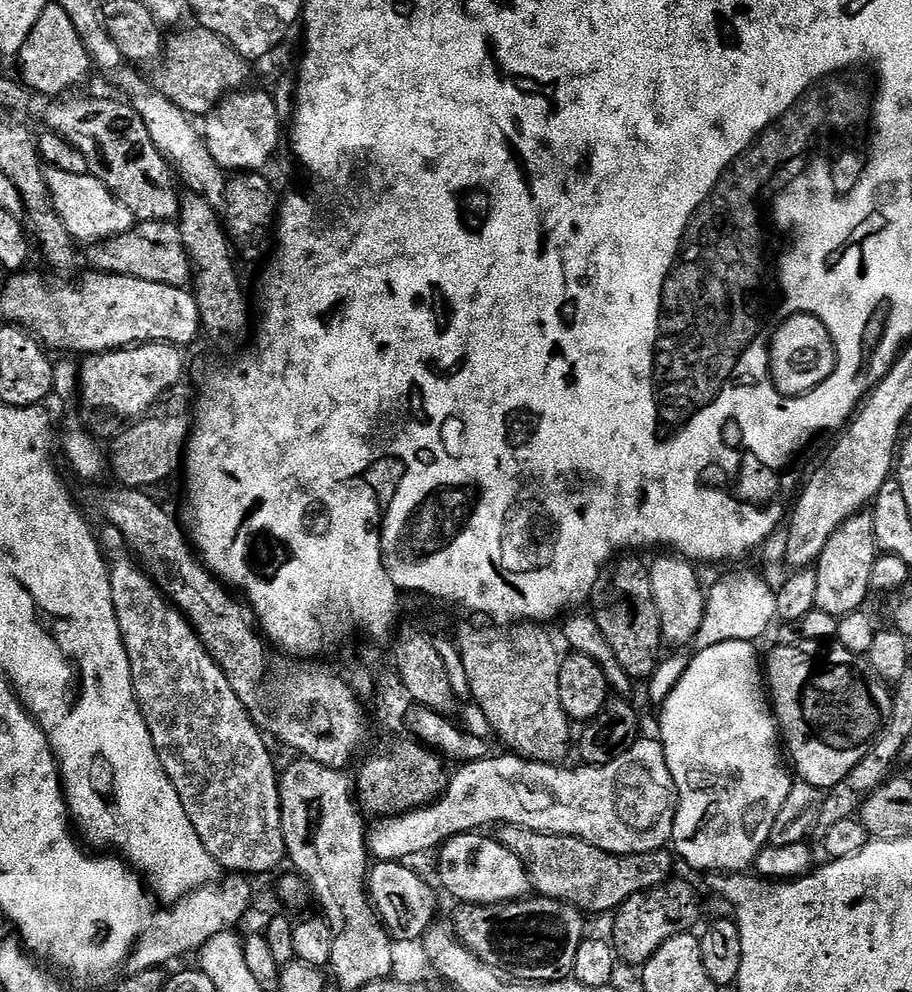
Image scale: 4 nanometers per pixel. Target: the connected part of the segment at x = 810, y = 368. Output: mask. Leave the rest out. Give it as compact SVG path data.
M798 314L784 321L776 333L772 335L772 347L769 348L770 366L774 386L786 398L798 398L812 392L838 366L838 358L834 350L834 342L826 330L826 326L818 318L810 314Z

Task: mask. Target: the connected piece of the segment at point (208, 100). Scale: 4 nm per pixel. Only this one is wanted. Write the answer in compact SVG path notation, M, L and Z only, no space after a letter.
M199 26L191 27L167 37L160 73L154 84L160 93L174 102L174 106L178 106L178 110L190 118L203 118L213 112L225 96L235 94L247 85L244 83L248 80L250 64L218 34Z

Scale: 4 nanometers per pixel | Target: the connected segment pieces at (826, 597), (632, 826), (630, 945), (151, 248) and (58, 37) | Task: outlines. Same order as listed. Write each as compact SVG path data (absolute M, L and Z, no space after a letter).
M859 511L846 522L842 522L842 526L838 526L834 534L830 534L826 550L822 550L819 560L814 565L818 578L816 610L837 618L861 611L868 600L868 591L873 591L874 588L872 575L877 555L871 511Z
M645 738L637 739L635 744L632 744L626 749L621 756L614 758L614 762L609 764L598 764L595 766L580 766L576 768L564 768L568 766L557 766L554 764L543 764L537 760L525 760L522 756L515 754L491 754L485 757L484 760L470 761L463 766L457 767L457 772L451 773L448 789L434 801L433 804L426 808L414 808L411 812L401 812L391 818L381 819L379 822L371 825L370 831L367 833L369 853L377 861L380 862L408 862L411 861L411 856L420 856L423 852L428 852L439 849L446 841L455 836L459 836L462 832L474 832L483 829L483 824L496 824L495 826L503 826L506 824L517 824L519 828L529 828L535 832L549 832L550 834L558 834L559 836L577 836L586 842L590 842L594 846L598 846L602 850L606 850L610 854L618 854L619 856L633 856L634 854L642 854L643 852L653 852L659 848L665 847L671 841L672 831L674 830L674 818L676 817L676 783L670 774L670 766L666 762L666 754L664 746L659 739L644 740Z
M673 878L668 883L661 884L659 888L650 888L626 898L626 902L616 909L614 919L616 921L612 924L610 940L615 947L617 957L623 963L625 960L628 964L642 966L670 938L691 933L695 929L692 927L700 920L700 896L686 881Z
M141 220L121 236L111 236L87 249L89 269L109 276L142 278L142 282L162 282L162 286L188 288L192 280L192 261L182 246L182 234L175 223L166 220Z
M54 2L46 6L42 18L34 22L34 30L26 38L22 50L18 53L20 72L23 83L34 92L49 98L60 98L71 88L76 88L88 75L93 75L92 59L86 54L86 46L82 46L82 38L78 38L78 30L74 30L74 22L70 22L70 14L62 10Z

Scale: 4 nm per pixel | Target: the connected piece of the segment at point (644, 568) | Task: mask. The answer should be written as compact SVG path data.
M624 554L613 559L600 573L600 581L594 589L594 615L602 634L606 634L606 642L610 642L610 650L614 650L614 658L633 678L651 677L652 671L662 659L660 644L664 640L660 611L654 603L652 579L648 573L649 565L639 560L639 555Z

